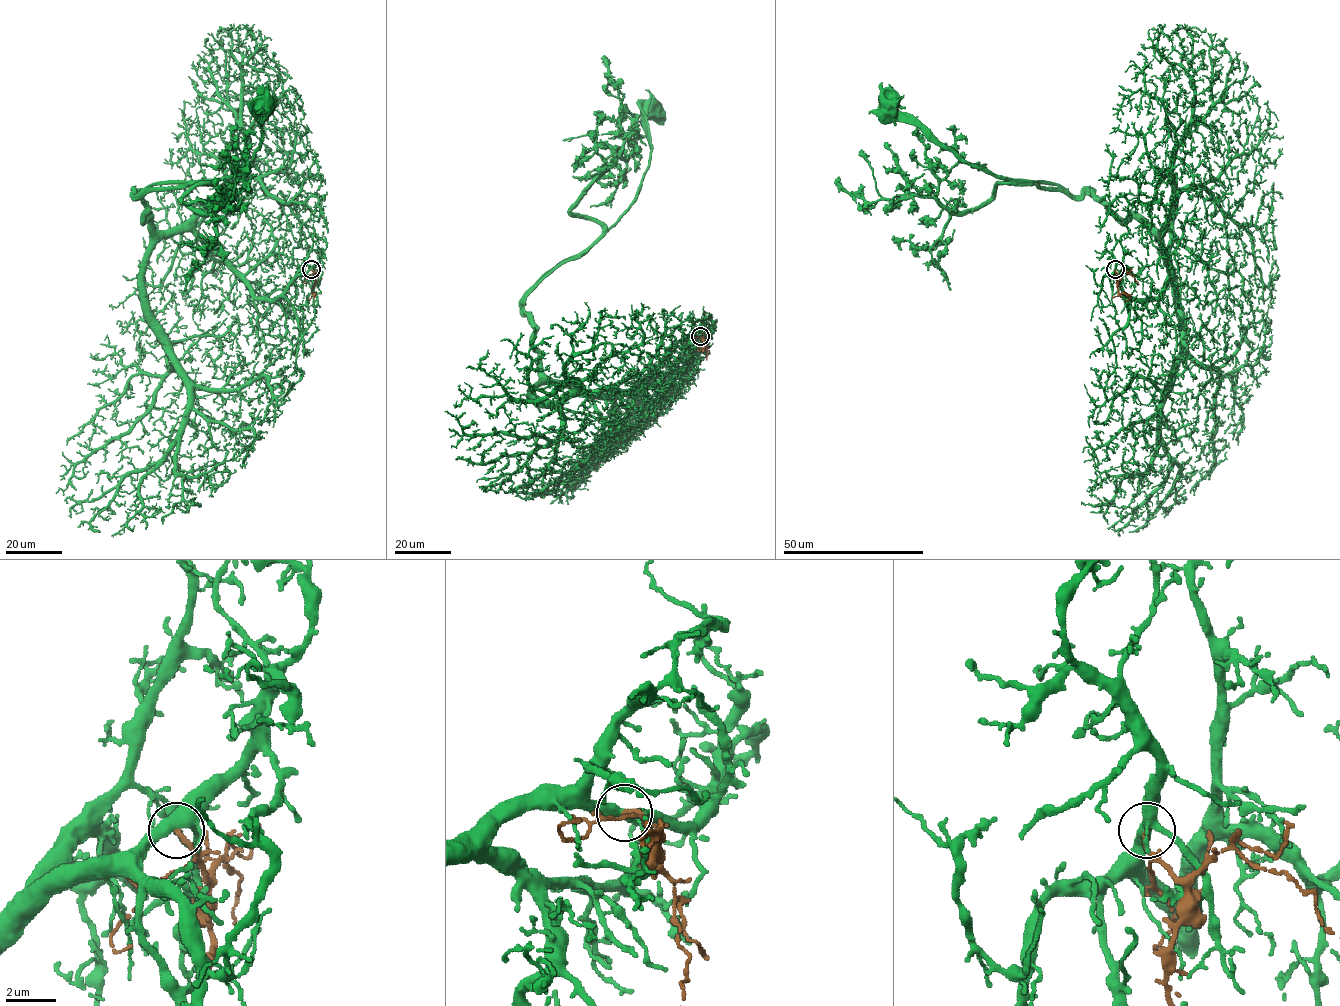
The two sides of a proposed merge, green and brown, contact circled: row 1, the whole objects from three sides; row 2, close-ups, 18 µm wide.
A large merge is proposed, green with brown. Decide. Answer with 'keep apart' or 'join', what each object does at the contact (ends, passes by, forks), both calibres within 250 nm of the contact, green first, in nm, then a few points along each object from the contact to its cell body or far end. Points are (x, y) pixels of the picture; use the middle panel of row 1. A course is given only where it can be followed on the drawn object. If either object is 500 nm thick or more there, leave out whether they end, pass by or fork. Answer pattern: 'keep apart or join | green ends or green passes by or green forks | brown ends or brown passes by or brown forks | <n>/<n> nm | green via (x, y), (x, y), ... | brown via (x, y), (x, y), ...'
keep apart | green forks | brown ends | 380/180 nm | green via (699, 336), (678, 342), (628, 390), (583, 391), (543, 373), (522, 306), (627, 209), (648, 165), (653, 109) | brown via (700, 336), (704, 346), (698, 351), (698, 346)

